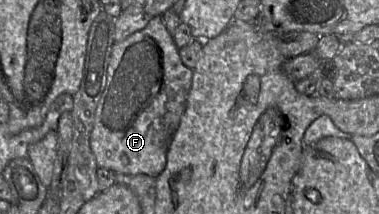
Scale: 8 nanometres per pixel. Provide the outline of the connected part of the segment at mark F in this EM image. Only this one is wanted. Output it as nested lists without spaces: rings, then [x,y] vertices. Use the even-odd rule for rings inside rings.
[[[161,16],[154,17],[144,29],[125,40],[116,42],[112,47],[106,86],[98,102],[90,134],[90,149],[98,168],[118,174],[159,176],[166,166],[169,145],[186,108],[192,75],[193,70],[182,63],[179,49]]]

